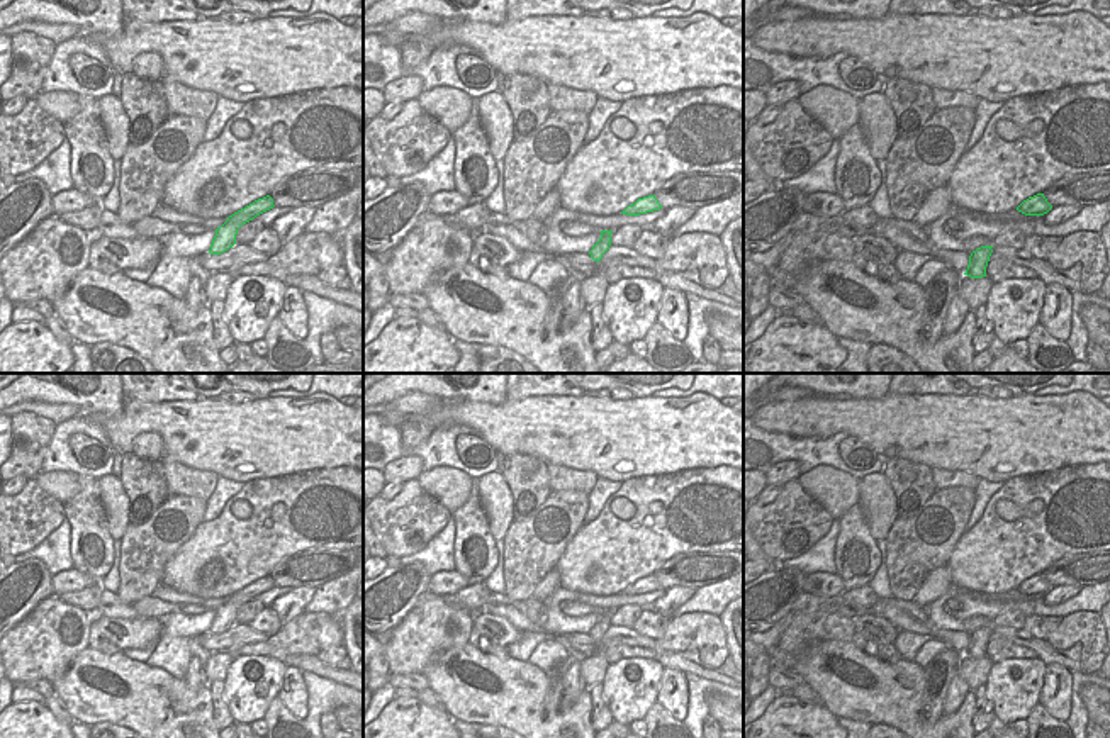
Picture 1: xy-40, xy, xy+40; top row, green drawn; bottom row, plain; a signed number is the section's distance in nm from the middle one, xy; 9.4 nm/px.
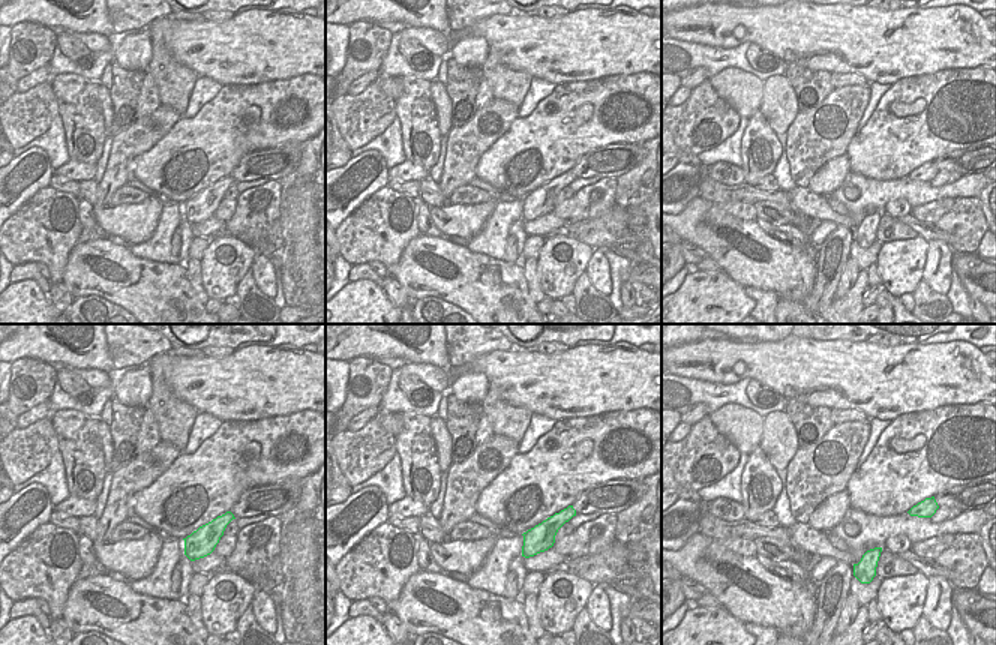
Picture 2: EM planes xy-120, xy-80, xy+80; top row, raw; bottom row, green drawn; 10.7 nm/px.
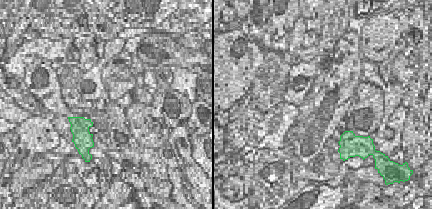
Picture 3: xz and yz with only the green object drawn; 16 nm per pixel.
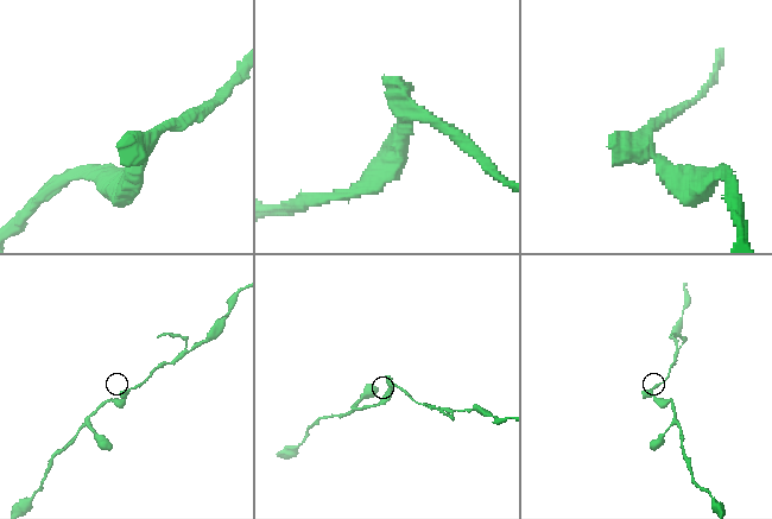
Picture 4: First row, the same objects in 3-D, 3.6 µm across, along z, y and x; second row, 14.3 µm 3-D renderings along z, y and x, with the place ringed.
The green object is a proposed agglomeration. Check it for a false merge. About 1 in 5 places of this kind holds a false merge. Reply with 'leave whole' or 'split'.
leave whole

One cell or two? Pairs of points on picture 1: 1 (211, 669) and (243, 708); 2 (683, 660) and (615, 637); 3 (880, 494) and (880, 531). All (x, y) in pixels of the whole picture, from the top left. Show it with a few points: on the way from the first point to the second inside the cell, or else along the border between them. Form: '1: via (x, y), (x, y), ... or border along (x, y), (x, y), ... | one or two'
1: border along (233, 660), (223, 681) | two
2: via (666, 657), (650, 643), (632, 638) | one
3: via (880, 503), (880, 523) | one

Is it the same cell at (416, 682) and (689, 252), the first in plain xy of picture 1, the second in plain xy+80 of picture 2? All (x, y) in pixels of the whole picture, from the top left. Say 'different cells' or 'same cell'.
same cell

